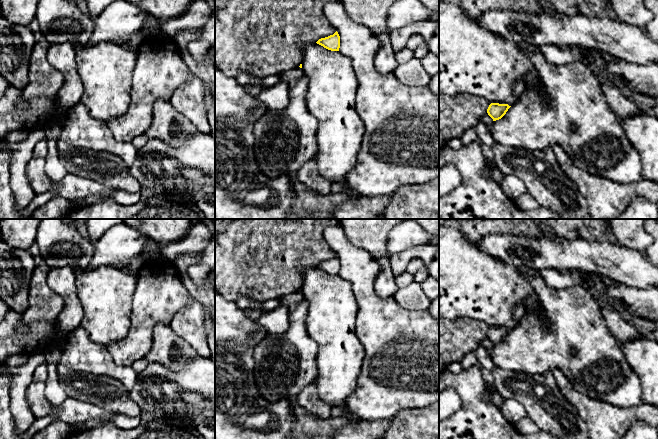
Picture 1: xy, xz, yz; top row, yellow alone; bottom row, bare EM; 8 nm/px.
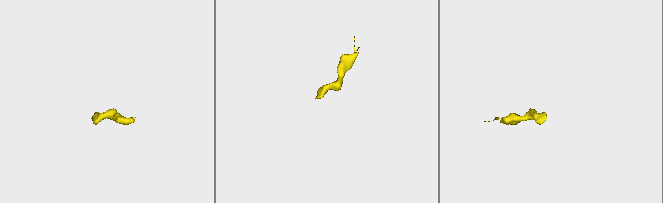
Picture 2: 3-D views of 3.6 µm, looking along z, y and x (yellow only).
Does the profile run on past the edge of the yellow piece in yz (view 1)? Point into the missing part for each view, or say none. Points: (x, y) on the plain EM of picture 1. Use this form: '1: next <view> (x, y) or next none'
1: next none

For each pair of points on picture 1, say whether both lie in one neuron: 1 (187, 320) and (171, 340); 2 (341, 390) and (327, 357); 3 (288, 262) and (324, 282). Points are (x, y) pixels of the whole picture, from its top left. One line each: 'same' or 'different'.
1: different
2: same
3: different

